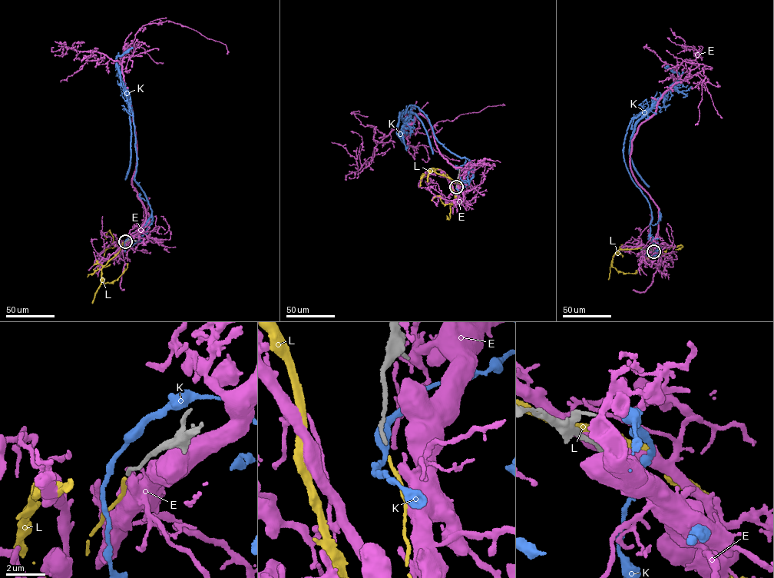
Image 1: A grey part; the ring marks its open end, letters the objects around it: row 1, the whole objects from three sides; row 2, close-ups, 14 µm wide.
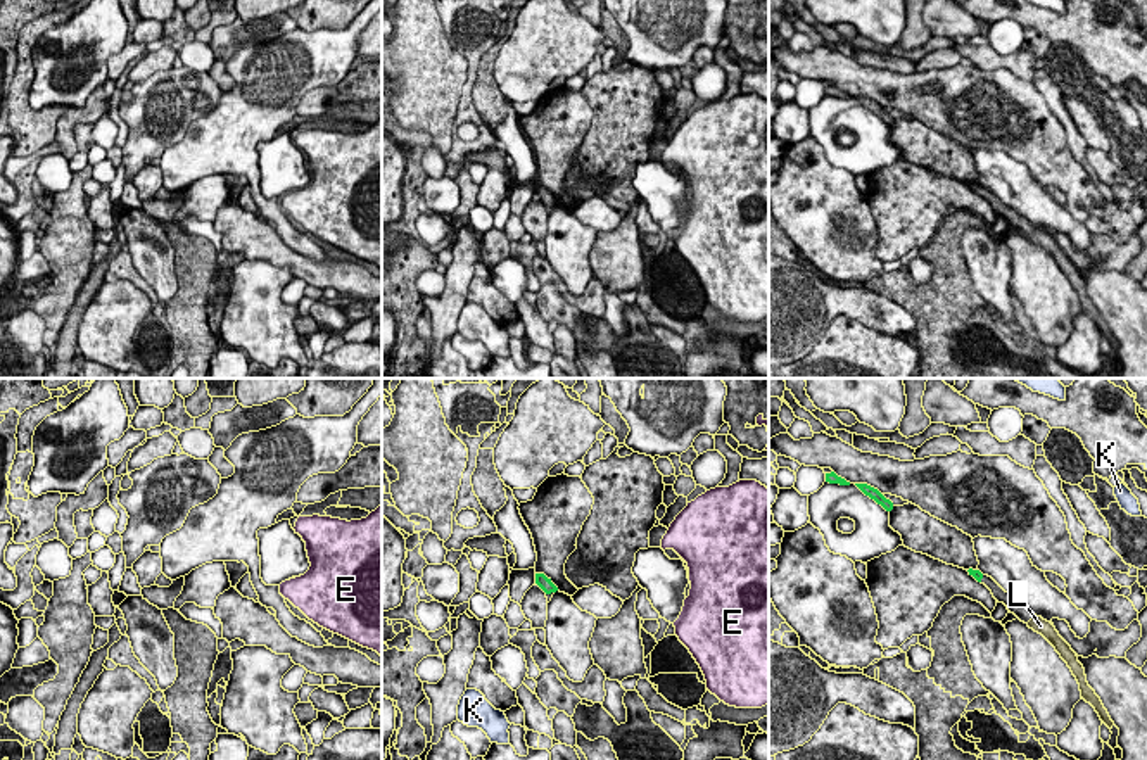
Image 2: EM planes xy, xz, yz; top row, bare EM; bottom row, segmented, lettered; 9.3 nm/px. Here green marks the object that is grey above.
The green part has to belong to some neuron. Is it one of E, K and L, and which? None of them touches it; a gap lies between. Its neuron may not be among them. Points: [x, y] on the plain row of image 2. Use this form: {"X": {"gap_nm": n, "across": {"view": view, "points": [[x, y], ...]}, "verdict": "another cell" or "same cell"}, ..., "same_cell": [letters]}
{"E": {"gap_nm": 1050, "across": {"view": "xz", "points": [[557, 201], [660, 159]]}, "verdict": "another cell"}, "K": {"gap_nm": 1100, "across": {"view": "xz", "points": [[546, 206], [479, 304]]}, "verdict": "another cell"}, "L": {"gap_nm": 600, "across": {"view": "yz", "points": [[980, 194], [1028, 235]]}, "verdict": "same cell"}, "same_cell": ["L"]}

